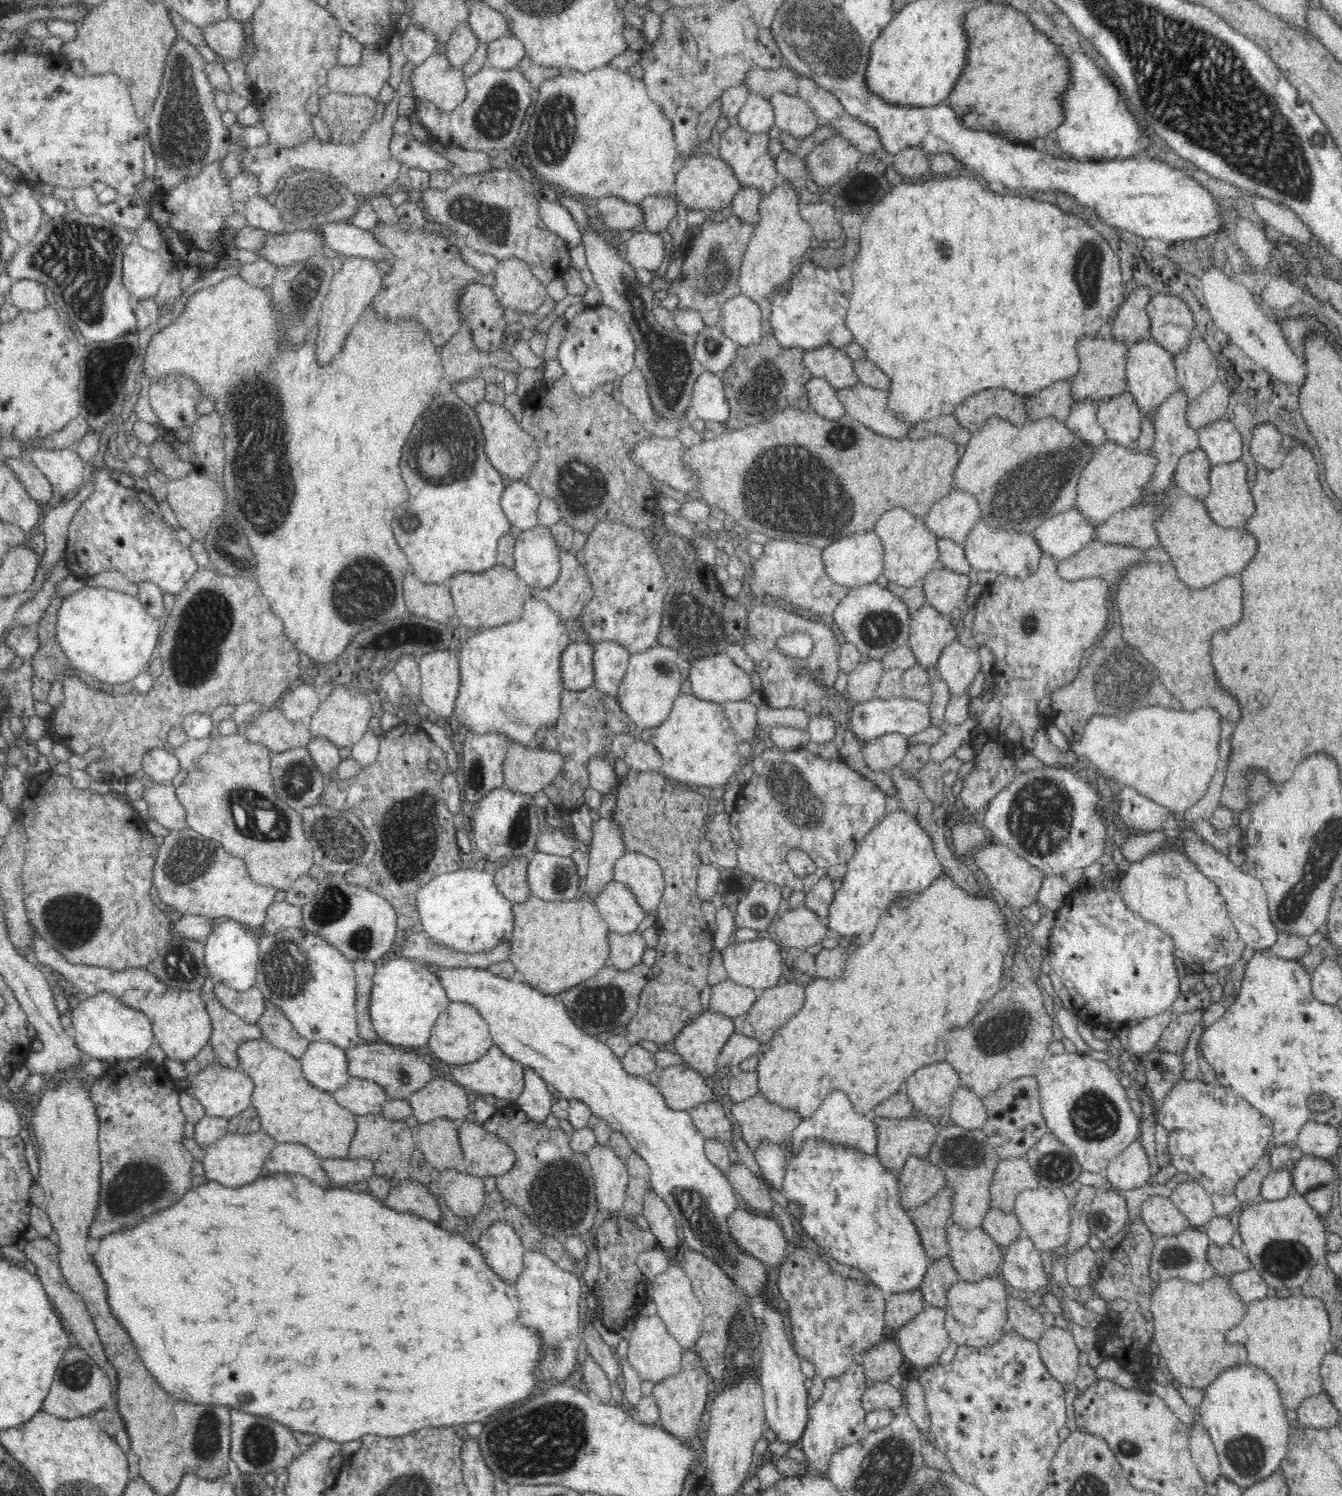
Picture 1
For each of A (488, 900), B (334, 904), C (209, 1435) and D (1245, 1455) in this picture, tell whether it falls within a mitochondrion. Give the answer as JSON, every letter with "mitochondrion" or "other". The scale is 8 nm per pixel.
{"A":"other","B":"mitochondrion","C":"mitochondrion","D":"mitochondrion"}

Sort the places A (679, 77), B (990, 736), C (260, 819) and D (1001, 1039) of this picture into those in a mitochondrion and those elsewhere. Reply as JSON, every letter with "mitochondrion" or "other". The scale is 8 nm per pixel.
{"A":"mitochondrion","B":"other","C":"mitochondrion","D":"mitochondrion"}

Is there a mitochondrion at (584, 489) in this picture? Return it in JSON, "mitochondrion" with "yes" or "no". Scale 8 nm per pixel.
{"mitochondrion":"yes"}

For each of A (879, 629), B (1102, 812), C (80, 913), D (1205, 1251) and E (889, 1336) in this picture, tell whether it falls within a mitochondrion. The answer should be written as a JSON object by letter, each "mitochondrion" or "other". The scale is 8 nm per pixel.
{"A":"mitochondrion","B":"other","C":"mitochondrion","D":"other","E":"other"}

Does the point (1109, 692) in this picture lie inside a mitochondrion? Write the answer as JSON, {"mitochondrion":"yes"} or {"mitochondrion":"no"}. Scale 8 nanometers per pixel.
{"mitochondrion":"yes"}

